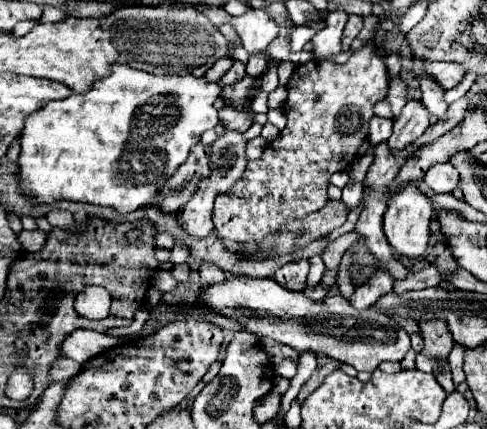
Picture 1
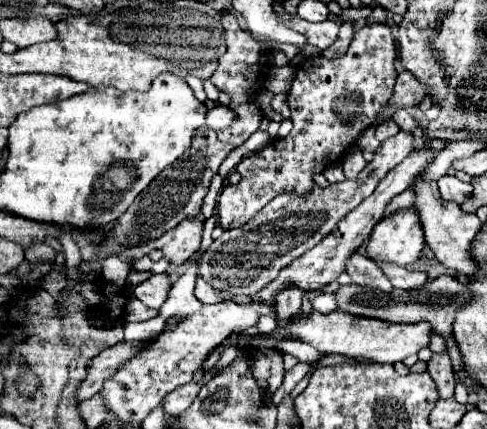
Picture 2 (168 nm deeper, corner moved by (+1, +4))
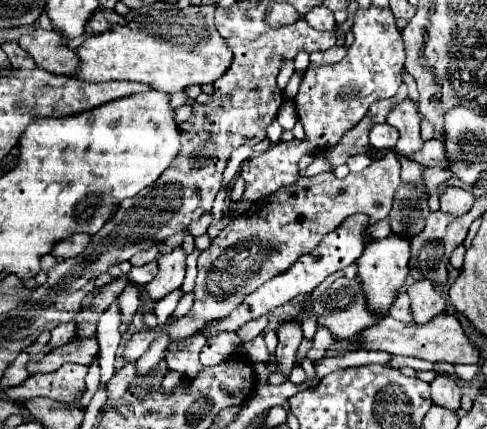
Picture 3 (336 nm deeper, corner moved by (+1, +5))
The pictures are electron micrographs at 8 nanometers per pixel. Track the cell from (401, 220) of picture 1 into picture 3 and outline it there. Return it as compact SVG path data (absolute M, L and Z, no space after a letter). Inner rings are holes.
M390 234L386 238L366 242L362 258L358 258L358 276L362 280L362 290L366 290L366 300L370 302L370 310L374 310L376 314L388 314L396 290L408 278L410 270L408 262L410 262L410 240L400 234Z

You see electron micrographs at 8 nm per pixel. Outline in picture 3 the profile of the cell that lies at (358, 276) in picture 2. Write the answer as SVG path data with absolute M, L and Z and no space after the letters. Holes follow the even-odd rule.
M400 288L398 294L394 296L394 302L390 306L390 316L394 316L396 320L402 320L402 322L412 322L412 314L410 314L410 300L406 298L404 290Z

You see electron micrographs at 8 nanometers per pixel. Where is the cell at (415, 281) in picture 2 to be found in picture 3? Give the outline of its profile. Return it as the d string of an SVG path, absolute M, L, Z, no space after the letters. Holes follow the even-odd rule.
M418 280L418 282L414 282L414 284L410 284L410 286L406 288L406 294L408 294L408 298L410 298L412 318L414 318L414 322L418 322L418 324L428 322L430 318L442 314L444 308L446 308L444 298L442 298L440 294L436 294L432 282Z

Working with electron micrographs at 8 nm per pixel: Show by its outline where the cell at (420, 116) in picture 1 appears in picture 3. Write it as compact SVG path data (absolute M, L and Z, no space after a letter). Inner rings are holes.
M388 150L386 156L370 164L366 170L348 174L344 180L338 180L332 172L304 176L298 178L294 186L270 194L270 198L258 202L258 206L252 206L246 214L242 214L238 222L232 222L220 230L212 246L200 254L198 278L194 286L196 300L190 314L180 318L170 316L162 326L134 332L124 344L120 364L136 364L136 360L152 346L160 334L166 334L170 342L180 340L200 330L206 320L224 318L230 314L230 310L234 310L234 306L238 306L238 302L242 302L242 298L252 294L256 286L262 286L262 282L286 272L302 254L314 250L314 246L318 246L318 242L350 214L370 214L370 224L386 218L398 186L398 160L396 154Z

